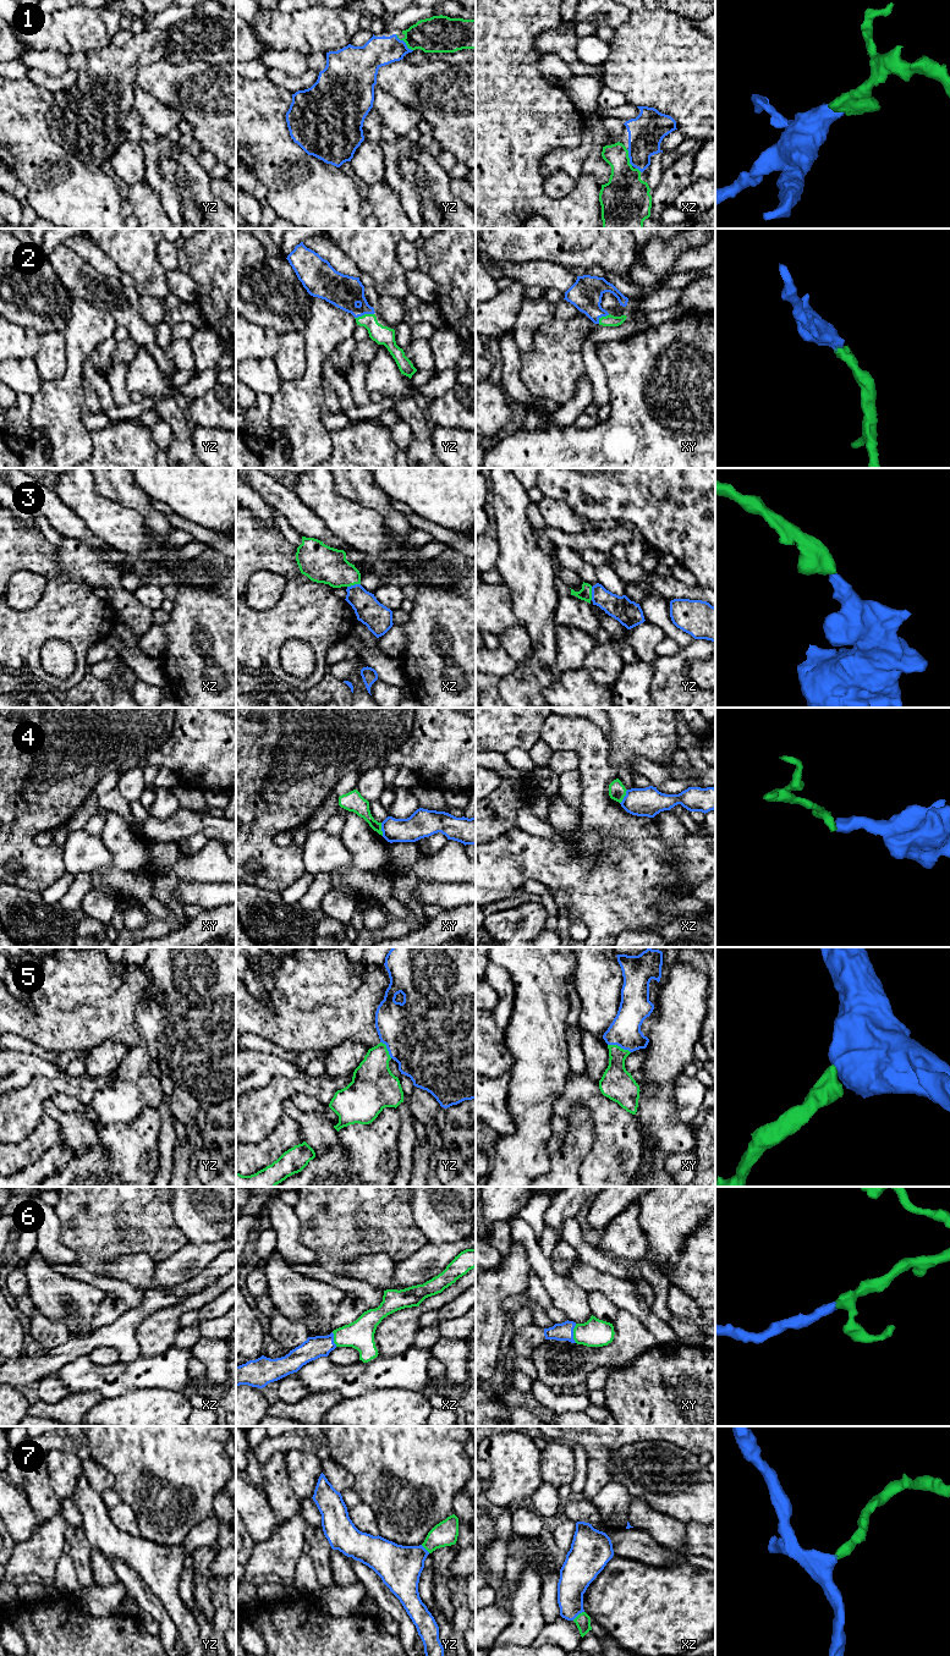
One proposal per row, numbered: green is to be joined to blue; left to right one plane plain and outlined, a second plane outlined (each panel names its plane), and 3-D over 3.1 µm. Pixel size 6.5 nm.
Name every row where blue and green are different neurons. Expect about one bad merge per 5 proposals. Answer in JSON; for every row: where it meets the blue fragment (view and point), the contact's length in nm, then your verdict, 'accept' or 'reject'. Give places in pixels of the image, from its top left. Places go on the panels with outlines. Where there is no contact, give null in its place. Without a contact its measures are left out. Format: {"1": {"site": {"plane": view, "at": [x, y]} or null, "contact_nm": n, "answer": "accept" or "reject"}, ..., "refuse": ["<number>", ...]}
{"1": {"site": {"plane": "yz", "at": [405, 43]}, "contact_nm": 160, "answer": "accept"}, "2": {"site": {"plane": "yz", "at": [363, 314]}, "contact_nm": 130, "answer": "accept"}, "3": {"site": {"plane": "xz", "at": [355, 584]}, "contact_nm": 90, "answer": "accept"}, "4": {"site": {"plane": "xz", "at": [624, 797]}, "contact_nm": 110, "answer": "reject"}, "5": {"site": {"plane": "xy", "at": [619, 1045]}, "contact_nm": 160, "answer": "accept"}, "6": {"site": {"plane": "xy", "at": [572, 1333]}, "contact_nm": 130, "answer": "accept"}, "7": {"site": {"plane": "xz", "at": [577, 1615]}, "contact_nm": 100, "answer": "accept"}, "refuse": ["4"]}

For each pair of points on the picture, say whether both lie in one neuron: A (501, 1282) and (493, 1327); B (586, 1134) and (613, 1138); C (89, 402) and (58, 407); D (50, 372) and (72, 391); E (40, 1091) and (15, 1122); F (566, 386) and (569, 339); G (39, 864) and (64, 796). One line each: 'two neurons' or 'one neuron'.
A: one neuron
B: two neurons
C: two neurons
D: two neurons
E: one neuron
F: one neuron
G: one neuron

